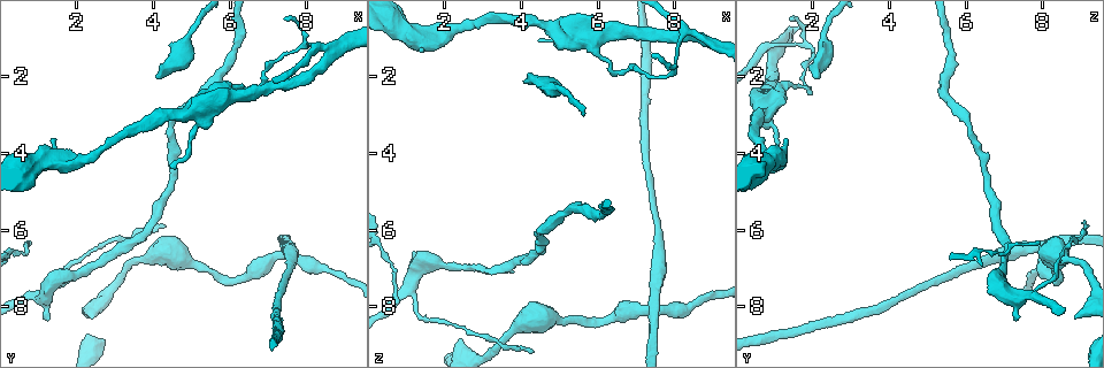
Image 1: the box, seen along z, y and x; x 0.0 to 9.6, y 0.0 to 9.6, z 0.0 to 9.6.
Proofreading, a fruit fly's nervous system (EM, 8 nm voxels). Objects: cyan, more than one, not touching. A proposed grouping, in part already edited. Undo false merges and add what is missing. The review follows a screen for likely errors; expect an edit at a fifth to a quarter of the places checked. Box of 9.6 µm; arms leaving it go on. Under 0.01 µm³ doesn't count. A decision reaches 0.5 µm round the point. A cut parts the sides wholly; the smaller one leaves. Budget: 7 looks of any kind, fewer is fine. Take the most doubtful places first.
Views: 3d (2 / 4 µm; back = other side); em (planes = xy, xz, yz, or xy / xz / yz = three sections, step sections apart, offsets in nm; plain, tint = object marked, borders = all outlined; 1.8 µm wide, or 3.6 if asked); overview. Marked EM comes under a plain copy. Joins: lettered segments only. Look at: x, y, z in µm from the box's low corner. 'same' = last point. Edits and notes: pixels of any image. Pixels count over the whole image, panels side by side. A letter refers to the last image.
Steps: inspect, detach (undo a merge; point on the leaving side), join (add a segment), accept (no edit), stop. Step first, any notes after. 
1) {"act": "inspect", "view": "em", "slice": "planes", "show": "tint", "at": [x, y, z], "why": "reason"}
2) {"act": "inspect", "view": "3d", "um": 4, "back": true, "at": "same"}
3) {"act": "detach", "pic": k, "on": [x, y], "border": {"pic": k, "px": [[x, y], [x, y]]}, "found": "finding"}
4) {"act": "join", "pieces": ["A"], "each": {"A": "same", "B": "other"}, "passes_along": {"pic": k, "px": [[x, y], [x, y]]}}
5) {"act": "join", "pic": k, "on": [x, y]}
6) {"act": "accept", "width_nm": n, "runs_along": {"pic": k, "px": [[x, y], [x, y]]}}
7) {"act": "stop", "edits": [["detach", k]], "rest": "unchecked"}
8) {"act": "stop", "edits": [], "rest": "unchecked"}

{"act": "inspect", "view": "em", "slice": "planes", "show": "borders", "at": [7.45, 6.60, 8.05], "why": "thin neck"}

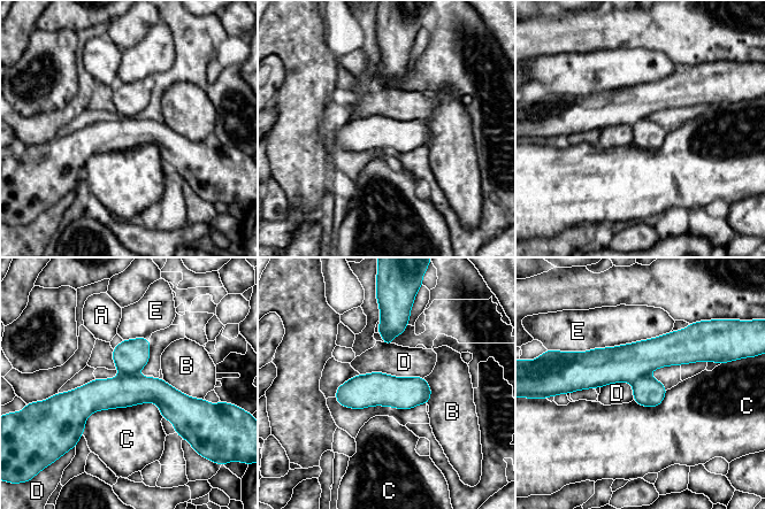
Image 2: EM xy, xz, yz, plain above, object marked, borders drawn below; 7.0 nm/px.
{"act": "detach", "pic": 2, "on": [628, 362], "longest_contact_nm": ["E", 700], "each": {"A": "other", "B": "other", "C": "other", "D": "other", "E": "other"}, "border": {"pic": 2, "px": [[648, 373], [637, 377], [632, 383]]}, "found": "two neurons meet here"}

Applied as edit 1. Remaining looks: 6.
{"act": "inspect", "view": "3d", "um": 2, "at": [4.05, 2.00, 2.10], "why": "an open end"}

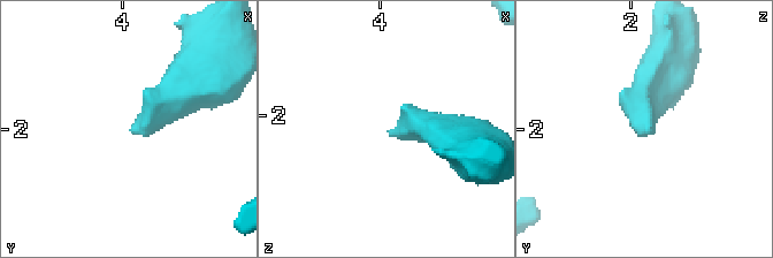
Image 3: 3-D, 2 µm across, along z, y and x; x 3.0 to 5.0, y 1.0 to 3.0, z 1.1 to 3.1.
{"act": "inspect", "view": "em", "slice": "planes", "show": "borders", "at": [4.10, 2.02, 2.12], "why": "need the tissue"}

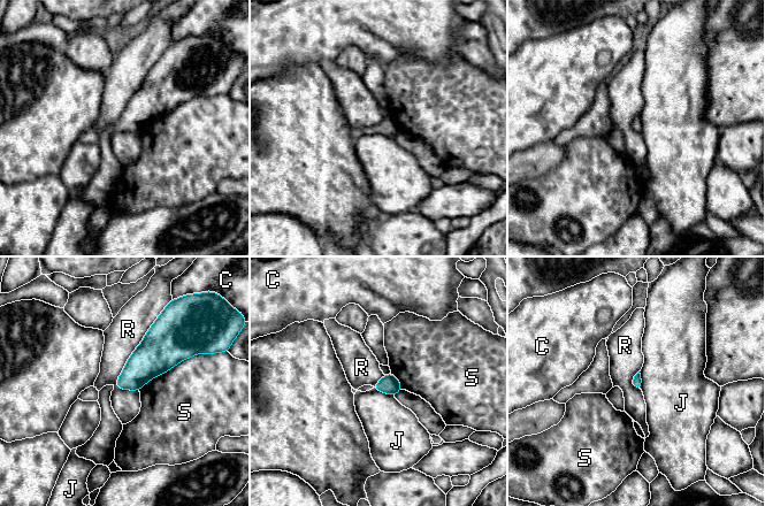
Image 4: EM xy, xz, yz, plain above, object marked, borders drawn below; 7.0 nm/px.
{"act": "accept", "each": {"C": "other", "J": "other", "R": "other", "S": "other"}, "border": {"pic": 4, "px": [[160, 315], [130, 355], [119, 389]]}, "found": "none of them fits"}

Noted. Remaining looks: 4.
{"act": "stop", "edits": [["detach", 2]], "rest": "unchecked"}

